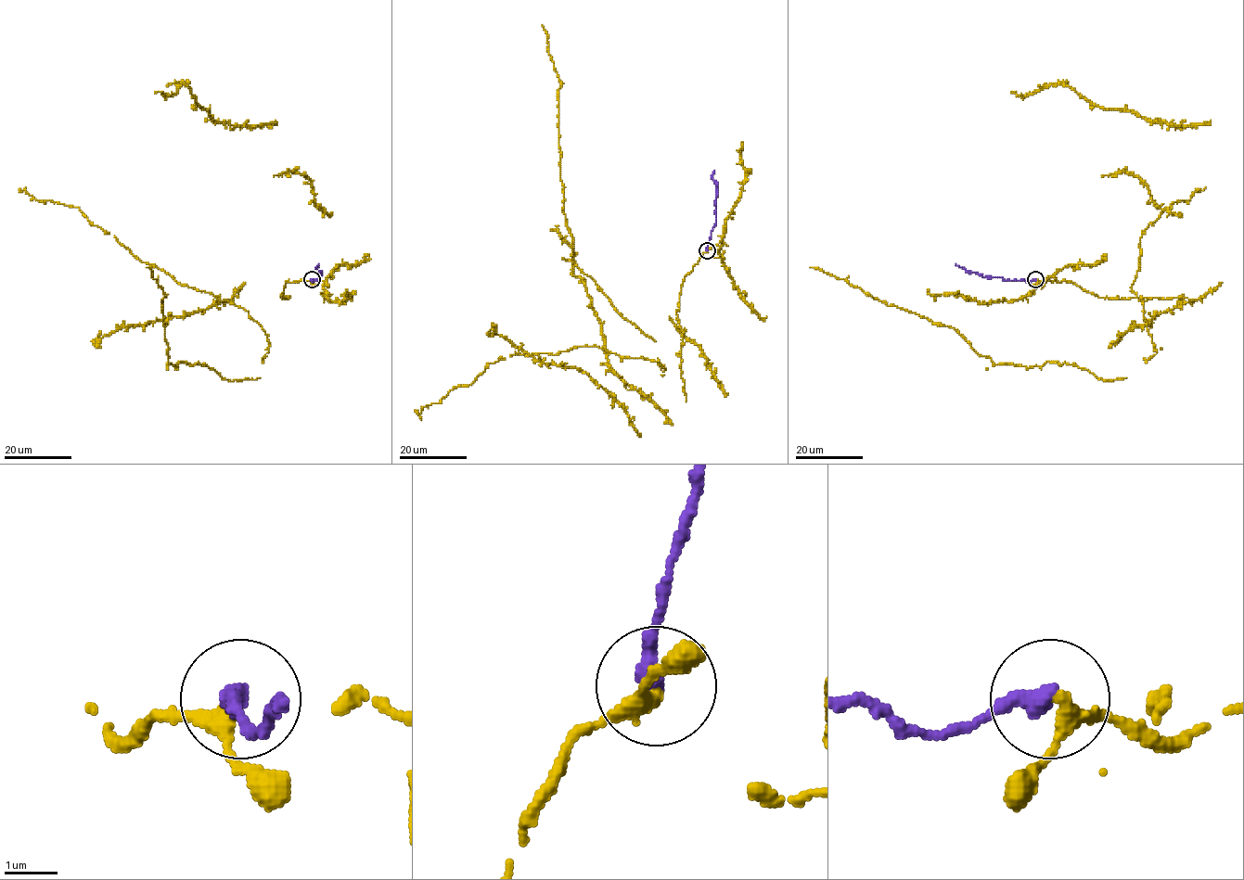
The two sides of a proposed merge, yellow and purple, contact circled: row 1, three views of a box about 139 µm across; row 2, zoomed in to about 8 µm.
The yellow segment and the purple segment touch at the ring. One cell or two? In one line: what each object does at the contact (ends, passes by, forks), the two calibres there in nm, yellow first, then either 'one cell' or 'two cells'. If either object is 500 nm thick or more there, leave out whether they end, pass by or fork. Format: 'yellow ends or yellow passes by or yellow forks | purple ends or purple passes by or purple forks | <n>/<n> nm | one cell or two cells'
yellow passes by | purple ends | 240/360 nm | one cell

